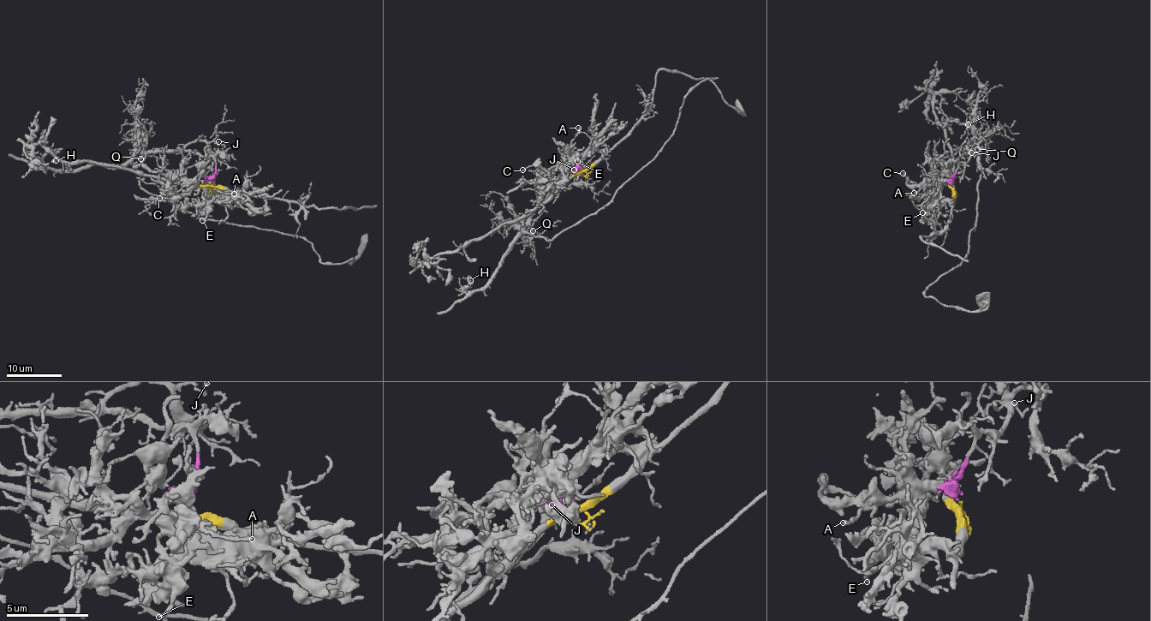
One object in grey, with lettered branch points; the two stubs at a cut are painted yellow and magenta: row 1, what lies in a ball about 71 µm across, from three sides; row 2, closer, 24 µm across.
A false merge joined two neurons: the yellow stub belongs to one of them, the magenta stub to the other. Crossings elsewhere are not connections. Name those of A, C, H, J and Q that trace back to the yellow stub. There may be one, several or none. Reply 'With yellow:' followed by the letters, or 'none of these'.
With yellow: A, C

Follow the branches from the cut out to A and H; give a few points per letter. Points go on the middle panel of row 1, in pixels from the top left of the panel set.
A: (581, 169), (602, 154), (599, 151), (576, 156), (570, 153), (571, 140), (578, 127)
H: (581, 169), (574, 166), (576, 173), (534, 208), (485, 286), (463, 292), (471, 280)

